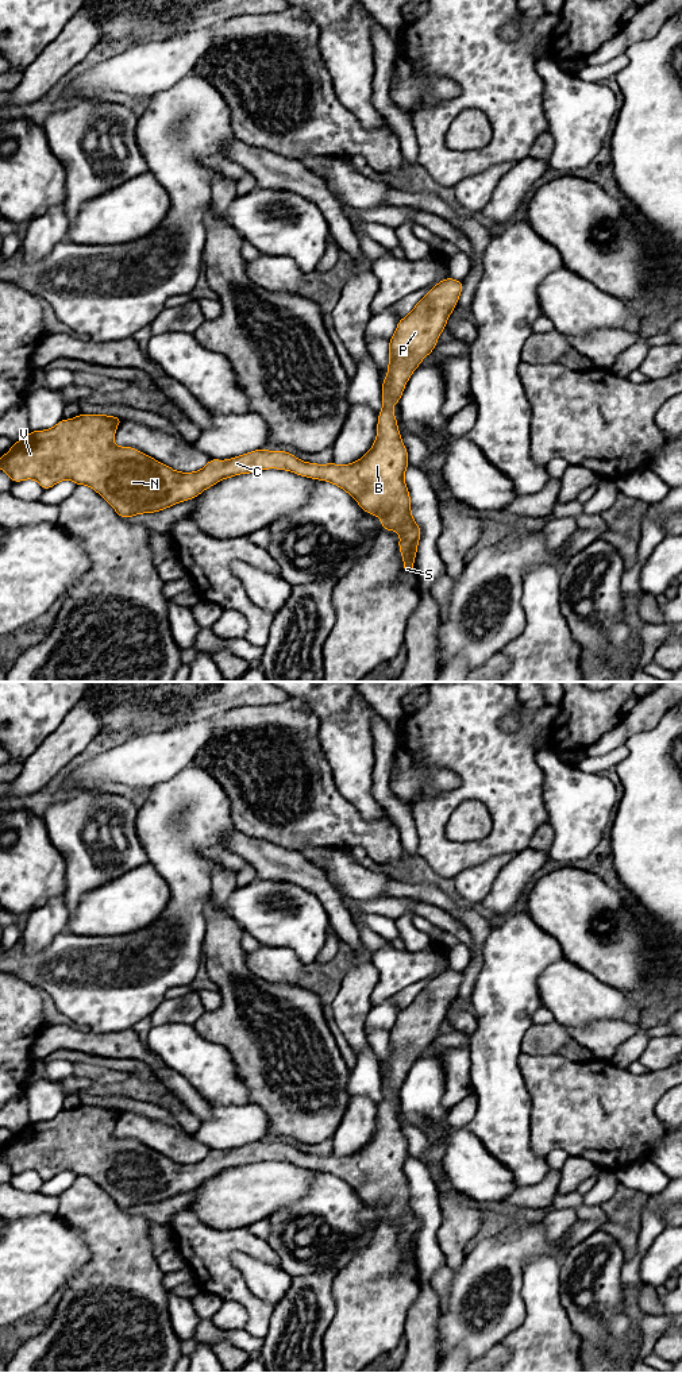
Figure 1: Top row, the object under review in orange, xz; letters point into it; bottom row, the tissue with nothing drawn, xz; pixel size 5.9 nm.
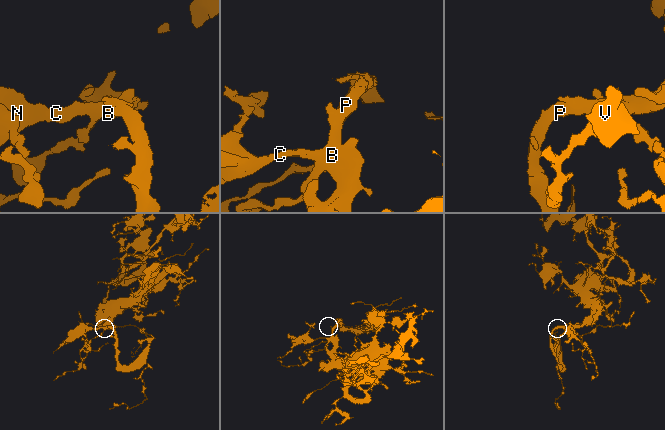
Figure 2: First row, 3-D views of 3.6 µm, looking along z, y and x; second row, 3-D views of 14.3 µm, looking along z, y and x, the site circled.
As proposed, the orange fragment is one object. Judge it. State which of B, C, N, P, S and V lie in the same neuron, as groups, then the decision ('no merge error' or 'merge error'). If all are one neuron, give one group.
B C N P S V; no merge error

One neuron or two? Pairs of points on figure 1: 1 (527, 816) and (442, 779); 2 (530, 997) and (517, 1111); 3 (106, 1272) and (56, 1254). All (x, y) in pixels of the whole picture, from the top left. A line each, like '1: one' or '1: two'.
1: two
2: one
3: two

